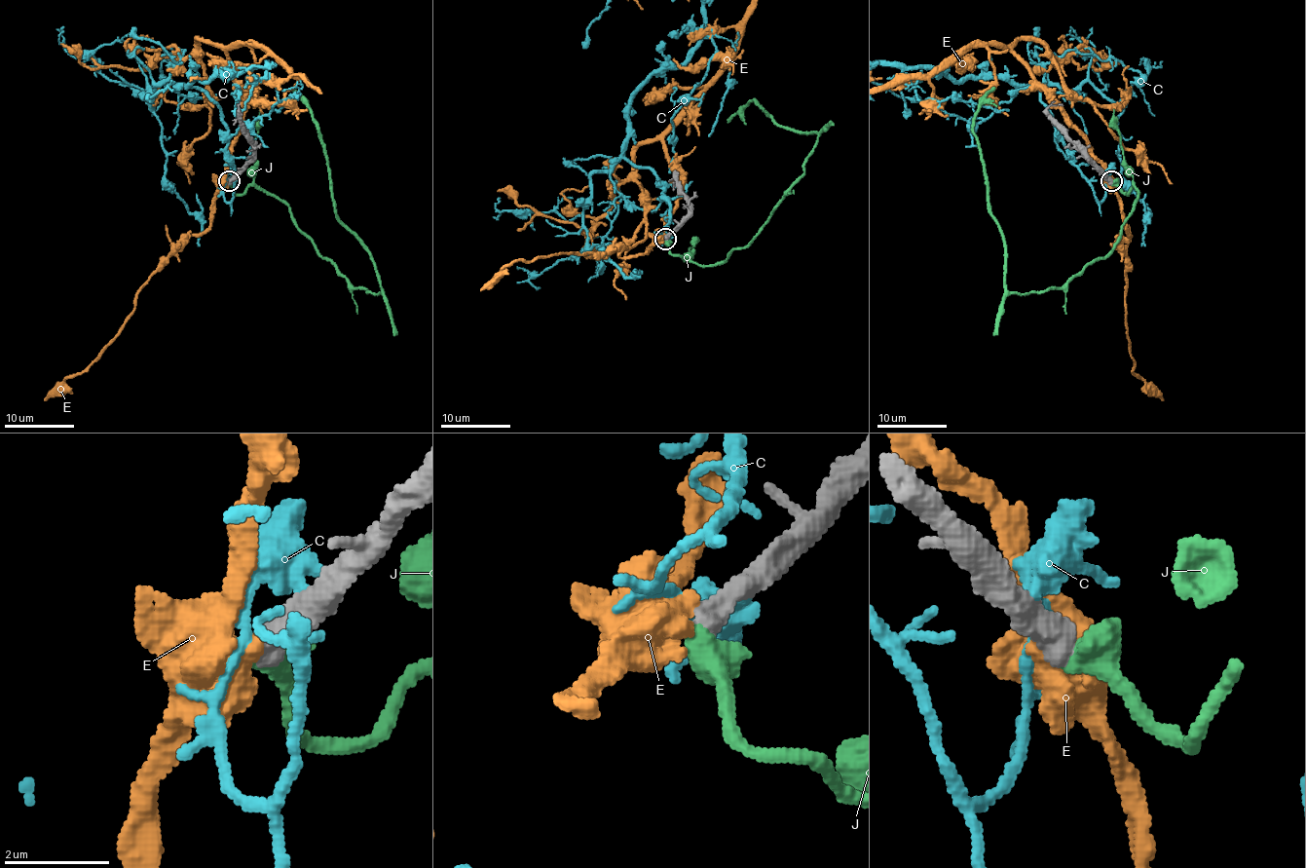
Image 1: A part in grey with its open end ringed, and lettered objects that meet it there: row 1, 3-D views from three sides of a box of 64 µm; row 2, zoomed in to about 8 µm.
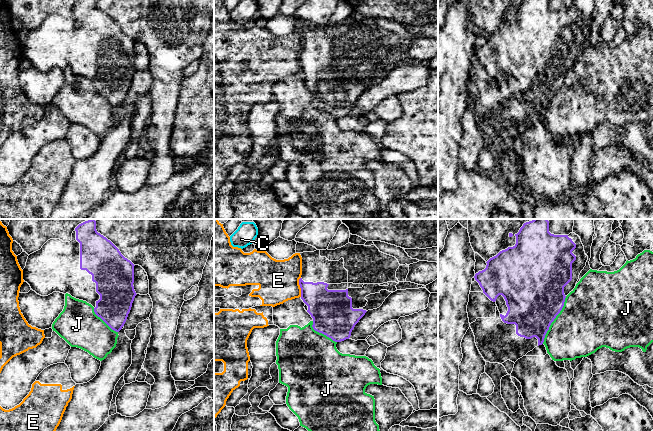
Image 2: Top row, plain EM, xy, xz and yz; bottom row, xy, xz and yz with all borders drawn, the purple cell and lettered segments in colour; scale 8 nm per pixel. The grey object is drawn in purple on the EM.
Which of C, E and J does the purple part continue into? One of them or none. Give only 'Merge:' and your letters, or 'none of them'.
Merge: none of them

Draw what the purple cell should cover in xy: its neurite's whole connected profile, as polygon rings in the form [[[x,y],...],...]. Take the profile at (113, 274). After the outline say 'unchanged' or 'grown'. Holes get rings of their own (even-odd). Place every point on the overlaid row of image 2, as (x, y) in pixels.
[[[90,219],[75,228],[70,242],[50,239],[40,250],[30,254],[23,269],[23,280],[41,296],[60,292],[68,293],[76,299],[86,301],[94,307],[94,312],[98,317],[112,330],[119,332],[127,320],[132,303],[137,295],[133,286],[134,266],[110,240],[97,232],[95,219]]]; grown

